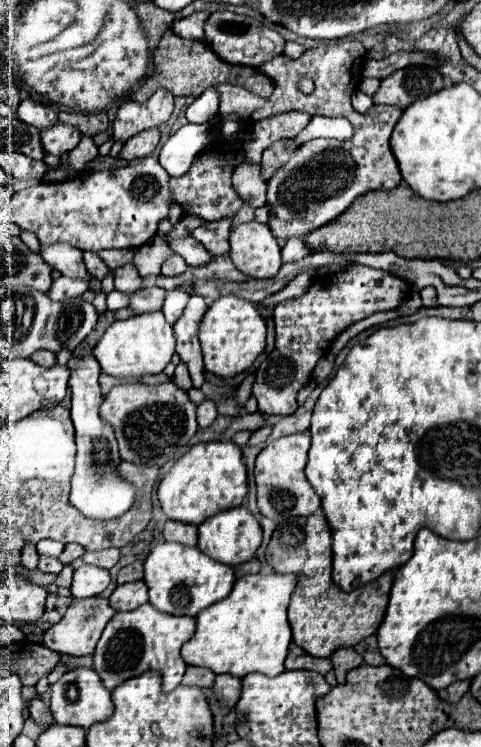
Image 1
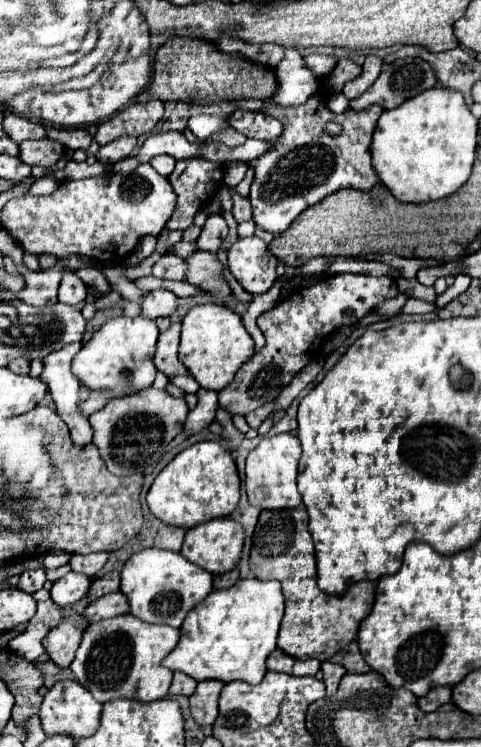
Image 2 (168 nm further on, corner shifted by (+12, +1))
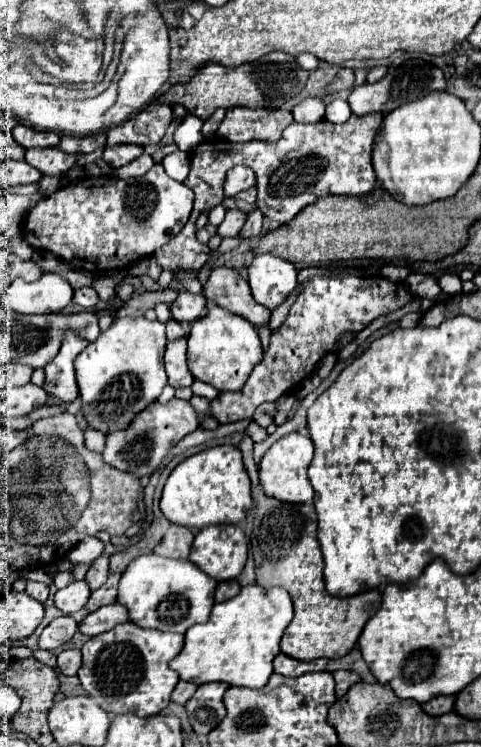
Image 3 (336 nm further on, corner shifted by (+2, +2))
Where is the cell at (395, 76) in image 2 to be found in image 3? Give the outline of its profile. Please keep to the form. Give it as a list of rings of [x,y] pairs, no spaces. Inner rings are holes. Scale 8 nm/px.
[[[410,59],[398,67],[390,67],[388,73],[378,83],[364,83],[360,87],[354,87],[350,91],[348,103],[350,103],[350,109],[354,115],[368,115],[368,113],[384,113],[386,115],[386,113],[394,111],[396,107],[400,107],[402,103],[422,99],[430,91],[442,91],[444,87],[446,87],[444,73],[438,67],[432,67],[422,59]]]

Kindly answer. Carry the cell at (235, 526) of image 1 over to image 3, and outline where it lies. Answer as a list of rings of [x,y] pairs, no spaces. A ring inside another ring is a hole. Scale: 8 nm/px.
[[[212,525],[198,531],[188,559],[212,579],[230,581],[242,573],[246,557],[248,543],[240,527]]]

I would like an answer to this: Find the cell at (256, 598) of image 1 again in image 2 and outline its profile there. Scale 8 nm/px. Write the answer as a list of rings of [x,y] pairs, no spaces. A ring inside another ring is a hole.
[[[242,578],[232,588],[212,590],[188,612],[180,628],[180,642],[162,664],[170,670],[184,672],[198,682],[244,680],[248,684],[258,684],[266,674],[266,658],[276,648],[282,616],[284,596],[278,580]]]

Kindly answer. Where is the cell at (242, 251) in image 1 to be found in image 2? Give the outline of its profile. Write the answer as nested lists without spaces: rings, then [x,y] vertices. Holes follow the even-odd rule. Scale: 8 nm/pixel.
[[[258,236],[238,238],[228,250],[228,268],[250,294],[262,294],[274,284],[276,262],[268,244]]]

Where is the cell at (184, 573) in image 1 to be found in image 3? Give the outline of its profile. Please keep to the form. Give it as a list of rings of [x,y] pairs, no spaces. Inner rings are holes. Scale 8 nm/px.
[[[154,553],[136,557],[120,577],[118,603],[128,609],[130,621],[144,629],[186,633],[196,623],[206,623],[214,605],[216,581],[190,561],[174,561]]]

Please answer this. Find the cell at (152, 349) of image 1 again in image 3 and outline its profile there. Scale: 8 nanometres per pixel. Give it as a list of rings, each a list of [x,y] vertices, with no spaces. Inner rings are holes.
[[[116,317],[114,323],[76,357],[74,371],[86,425],[106,435],[126,429],[142,409],[160,397],[166,385],[166,343],[164,323],[148,321],[146,317]]]

